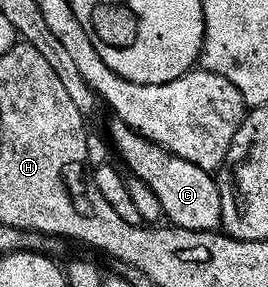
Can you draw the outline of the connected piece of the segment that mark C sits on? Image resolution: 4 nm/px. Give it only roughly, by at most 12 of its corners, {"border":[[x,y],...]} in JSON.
{"border":[[123,123],[111,143],[170,226],[222,228],[212,172]]}

